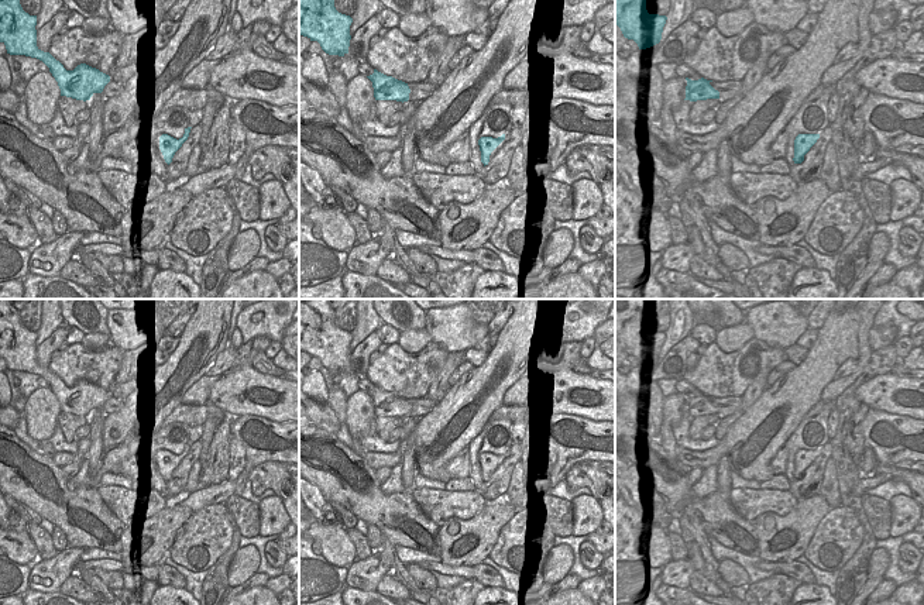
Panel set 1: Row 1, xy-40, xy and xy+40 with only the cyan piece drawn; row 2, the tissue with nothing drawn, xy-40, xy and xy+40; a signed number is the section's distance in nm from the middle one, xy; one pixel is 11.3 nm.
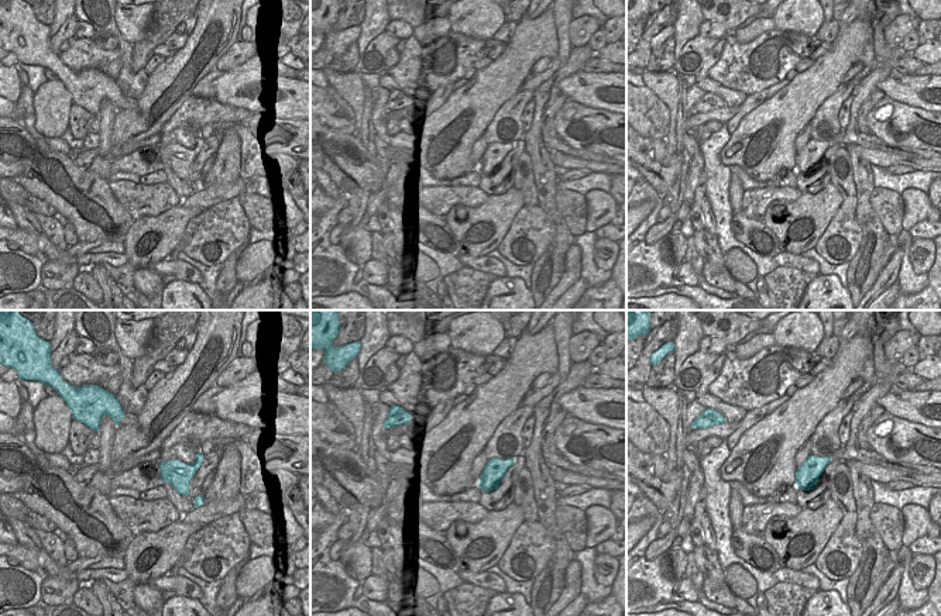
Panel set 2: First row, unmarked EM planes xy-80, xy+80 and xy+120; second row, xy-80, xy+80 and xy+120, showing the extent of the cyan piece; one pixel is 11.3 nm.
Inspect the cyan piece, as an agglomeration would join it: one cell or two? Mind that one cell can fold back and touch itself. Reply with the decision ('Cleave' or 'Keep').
Keep.

